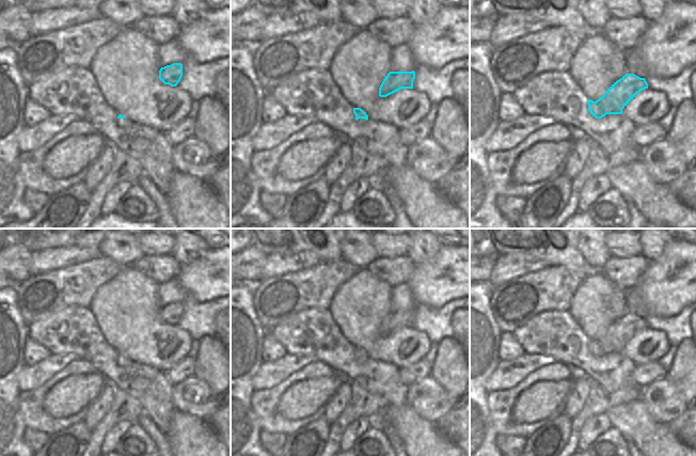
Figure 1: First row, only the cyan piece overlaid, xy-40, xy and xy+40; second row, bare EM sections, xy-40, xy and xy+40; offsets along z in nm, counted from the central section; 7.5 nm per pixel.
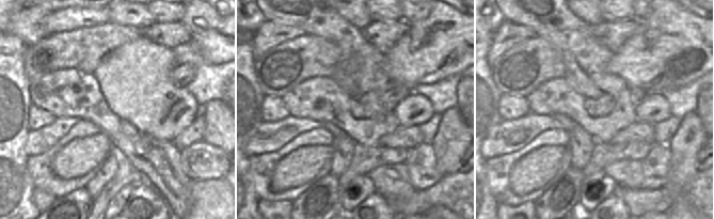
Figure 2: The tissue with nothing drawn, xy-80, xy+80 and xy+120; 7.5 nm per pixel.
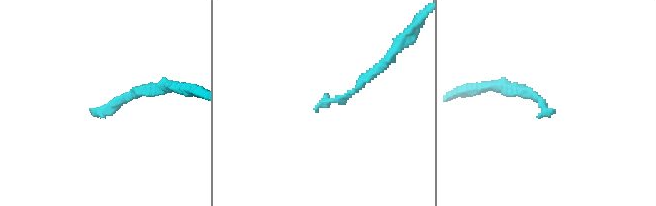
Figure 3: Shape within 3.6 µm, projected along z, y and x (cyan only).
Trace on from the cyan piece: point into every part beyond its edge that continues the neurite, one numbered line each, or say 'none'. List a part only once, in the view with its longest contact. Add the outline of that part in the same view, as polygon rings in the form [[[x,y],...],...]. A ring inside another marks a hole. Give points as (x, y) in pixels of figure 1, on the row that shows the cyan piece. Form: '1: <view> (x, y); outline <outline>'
none

